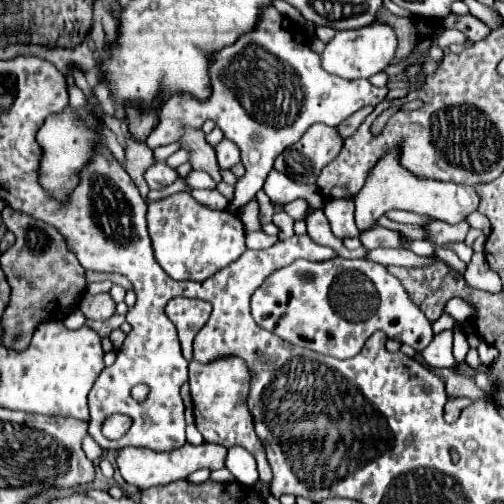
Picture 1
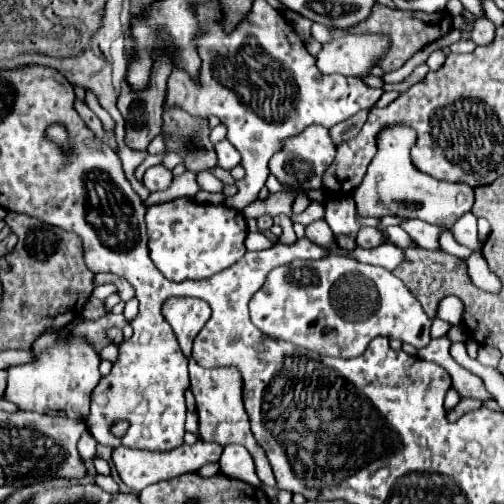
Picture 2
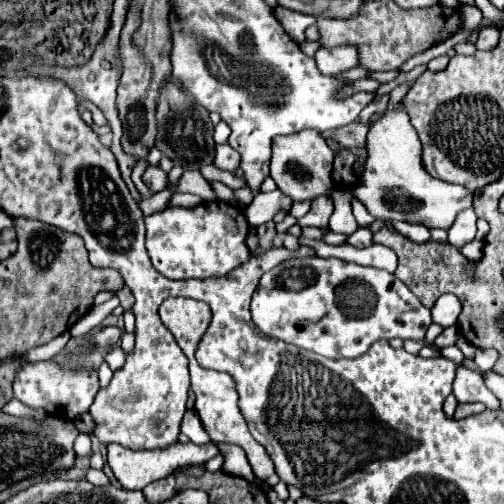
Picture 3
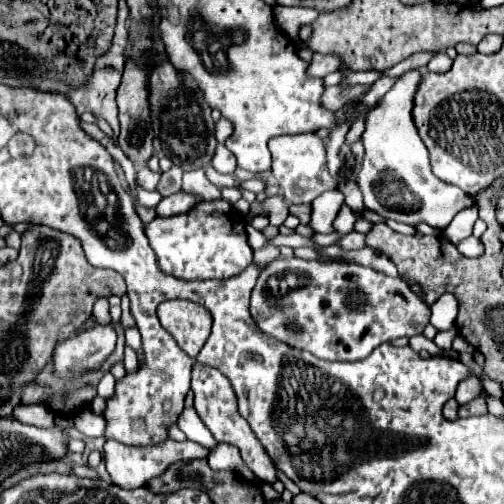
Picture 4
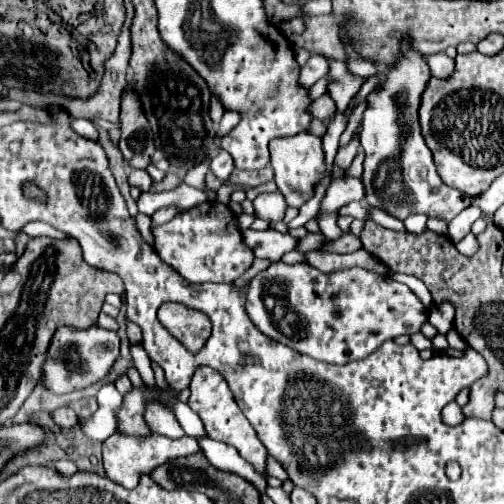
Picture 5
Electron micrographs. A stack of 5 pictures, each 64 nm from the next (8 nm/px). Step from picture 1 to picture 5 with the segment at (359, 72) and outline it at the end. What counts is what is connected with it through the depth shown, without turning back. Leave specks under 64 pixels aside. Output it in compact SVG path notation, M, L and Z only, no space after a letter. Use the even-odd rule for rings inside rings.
M312 54L310 60L306 62L306 66L302 66L302 72L300 72L300 82L304 86L312 86L314 82L318 82L322 76L326 76L330 70L330 62L328 58L320 56L320 54Z

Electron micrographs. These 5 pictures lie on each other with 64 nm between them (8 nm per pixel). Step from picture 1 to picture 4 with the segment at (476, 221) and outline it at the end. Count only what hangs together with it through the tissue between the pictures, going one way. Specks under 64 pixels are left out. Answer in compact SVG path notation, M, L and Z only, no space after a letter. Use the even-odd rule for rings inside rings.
M470 206L466 210L460 212L458 218L454 218L450 222L450 226L442 232L446 240L450 240L452 244L458 244L462 242L464 238L468 238L472 235L474 223L478 220L478 208L477 206Z

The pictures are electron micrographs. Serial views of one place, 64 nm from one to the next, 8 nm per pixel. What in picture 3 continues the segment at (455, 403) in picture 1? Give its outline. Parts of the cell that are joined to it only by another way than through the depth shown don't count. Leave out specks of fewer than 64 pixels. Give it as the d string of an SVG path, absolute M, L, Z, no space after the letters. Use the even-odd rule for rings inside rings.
M480 402L459 404L453 418L459 420L472 414L481 413L485 409L486 407Z

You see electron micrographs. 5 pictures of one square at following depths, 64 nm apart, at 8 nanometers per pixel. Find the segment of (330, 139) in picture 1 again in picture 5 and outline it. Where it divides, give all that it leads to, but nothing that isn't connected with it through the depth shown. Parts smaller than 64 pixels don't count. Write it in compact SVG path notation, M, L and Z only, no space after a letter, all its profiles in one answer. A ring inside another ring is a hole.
M310 132L274 138L270 140L270 154L272 154L272 168L274 168L274 180L278 184L278 190L284 194L288 206L300 208L304 202L308 202L314 196L316 186L322 182L326 174L322 140Z

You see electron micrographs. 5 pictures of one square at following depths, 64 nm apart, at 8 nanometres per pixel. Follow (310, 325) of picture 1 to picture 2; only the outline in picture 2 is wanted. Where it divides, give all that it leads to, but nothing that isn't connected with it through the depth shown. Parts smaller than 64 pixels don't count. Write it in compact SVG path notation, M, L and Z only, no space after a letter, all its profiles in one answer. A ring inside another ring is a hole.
M330 254L324 260L294 260L286 266L274 268L268 274L264 286L250 300L250 318L254 326L258 326L268 336L334 358L360 356L370 344L370 340L376 336L396 338L420 350L430 342L430 324L432 324L432 320L424 314L418 300L408 292L402 280L396 278L390 270L372 264L362 264L354 258L336 256L336 254Z

